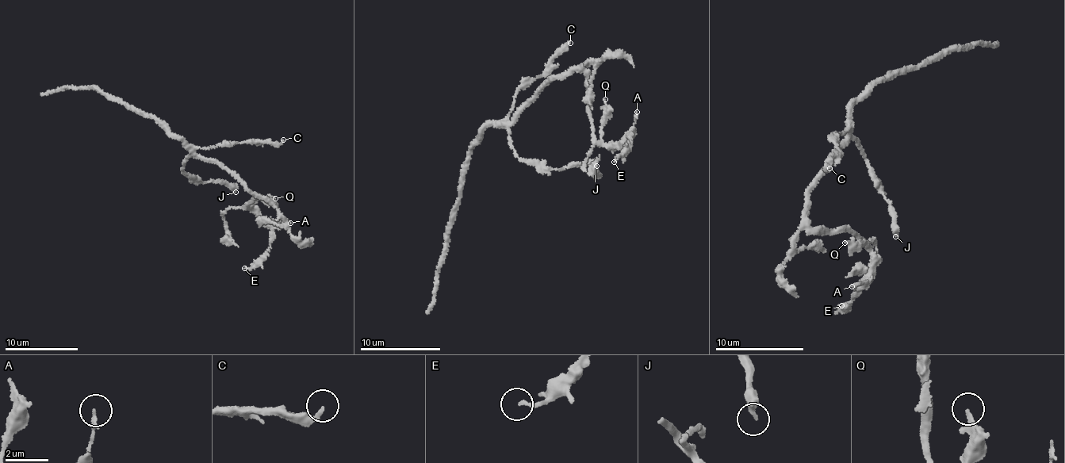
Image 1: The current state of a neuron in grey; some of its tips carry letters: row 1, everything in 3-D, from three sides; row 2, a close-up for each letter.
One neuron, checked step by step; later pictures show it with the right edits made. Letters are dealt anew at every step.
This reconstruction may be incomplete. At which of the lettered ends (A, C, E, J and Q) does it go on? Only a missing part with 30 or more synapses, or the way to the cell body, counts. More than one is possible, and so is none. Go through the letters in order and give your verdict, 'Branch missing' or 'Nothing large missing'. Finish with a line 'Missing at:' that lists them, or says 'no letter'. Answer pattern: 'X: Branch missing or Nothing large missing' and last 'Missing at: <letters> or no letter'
A: Nothing large missing
C: Nothing large missing
E: Nothing large missing
J: Nothing large missing
Q: Nothing large missing
Missing at: no letter

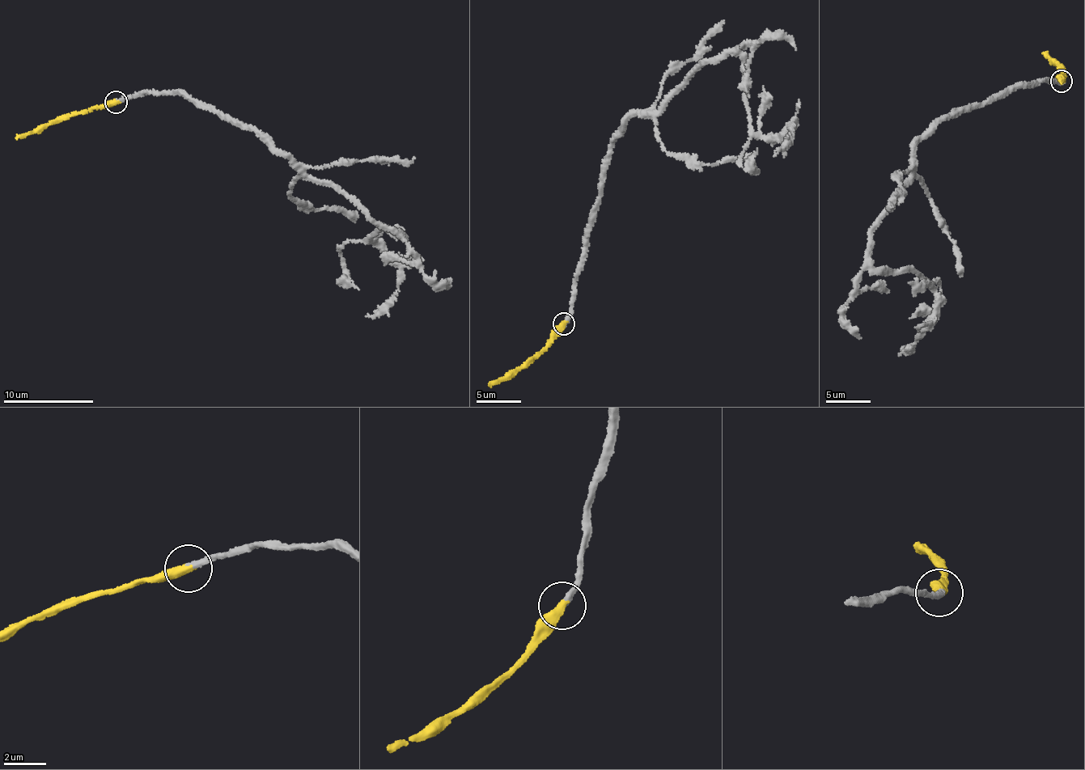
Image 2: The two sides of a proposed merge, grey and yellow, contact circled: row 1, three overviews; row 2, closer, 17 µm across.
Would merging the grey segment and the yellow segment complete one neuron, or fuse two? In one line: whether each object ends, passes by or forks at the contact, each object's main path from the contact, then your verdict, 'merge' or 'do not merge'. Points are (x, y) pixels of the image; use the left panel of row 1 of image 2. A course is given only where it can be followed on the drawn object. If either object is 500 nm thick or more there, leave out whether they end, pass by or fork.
grey ends | yellow ends | grey via (115, 102), (178, 90), (397, 230), (371, 237), (399, 270), (396, 290), (366, 316) | yellow via (115, 102), (15, 137) | merge

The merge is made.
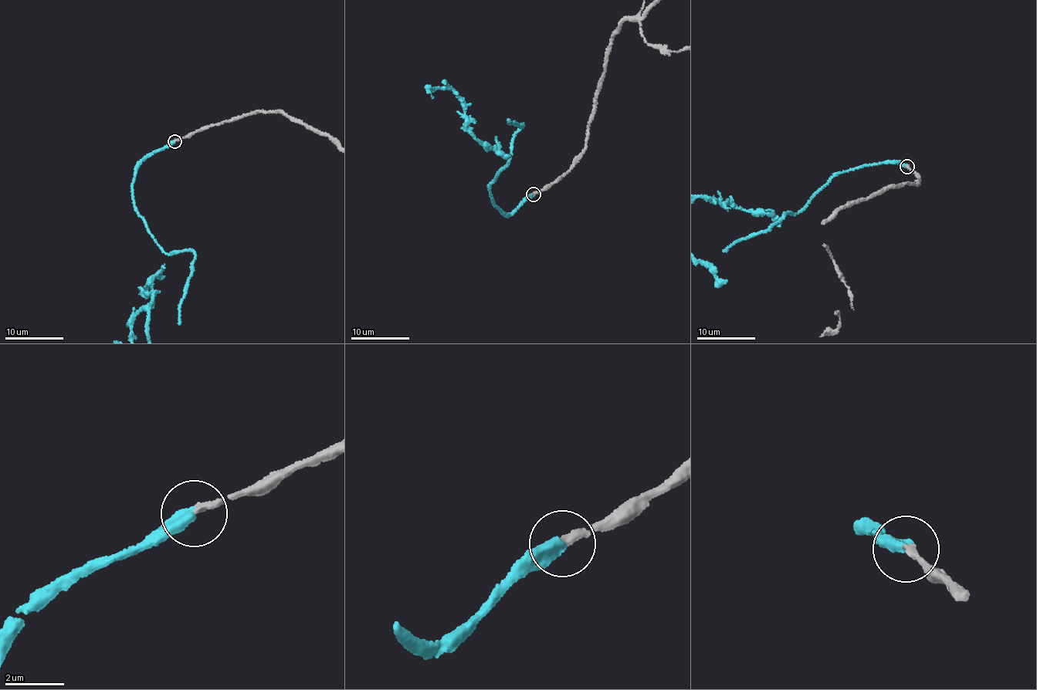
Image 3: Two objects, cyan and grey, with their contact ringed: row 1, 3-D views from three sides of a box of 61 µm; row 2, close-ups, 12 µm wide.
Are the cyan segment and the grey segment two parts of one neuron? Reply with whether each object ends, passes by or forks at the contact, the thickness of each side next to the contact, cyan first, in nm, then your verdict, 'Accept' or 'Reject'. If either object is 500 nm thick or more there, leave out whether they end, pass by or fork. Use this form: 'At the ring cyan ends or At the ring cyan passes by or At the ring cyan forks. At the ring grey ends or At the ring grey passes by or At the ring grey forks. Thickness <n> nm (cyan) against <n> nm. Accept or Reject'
At the ring cyan ends. At the ring grey ends. Thickness 440 nm (cyan) against 240 nm. Accept

